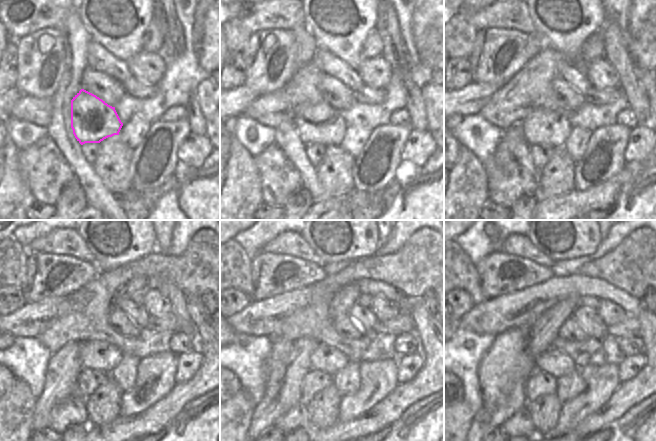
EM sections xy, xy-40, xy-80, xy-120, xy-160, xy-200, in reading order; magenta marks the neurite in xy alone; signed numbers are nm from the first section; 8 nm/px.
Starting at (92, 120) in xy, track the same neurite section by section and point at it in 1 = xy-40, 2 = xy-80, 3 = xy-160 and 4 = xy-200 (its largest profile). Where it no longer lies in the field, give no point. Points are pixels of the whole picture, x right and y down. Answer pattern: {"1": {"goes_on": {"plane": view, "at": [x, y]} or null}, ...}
{"1": {"goes_on": {"plane": "xy-40", "at": [321, 123]}}, "2": {"goes_on": {"plane": "xy-80", "at": [541, 127]}}, "3": {"goes_on": {"plane": "xy-160", "at": [324, 358]}}, "4": {"goes_on": {"plane": "xy-200", "at": [552, 361]}}}

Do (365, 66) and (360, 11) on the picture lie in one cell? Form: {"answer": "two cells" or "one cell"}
{"answer": "two cells"}

